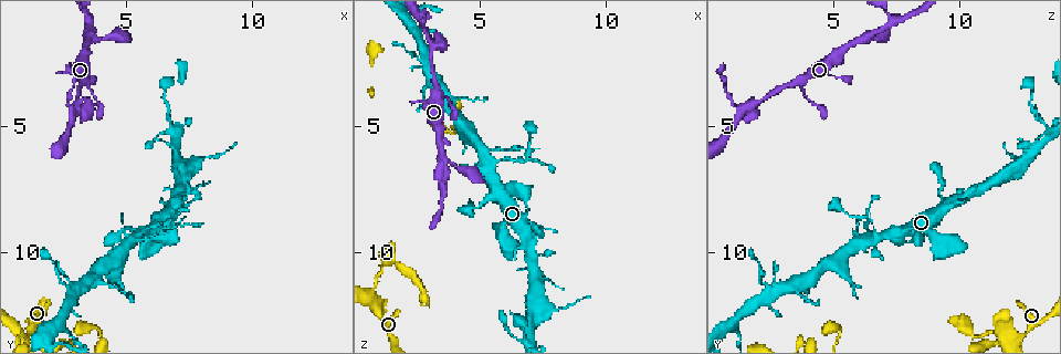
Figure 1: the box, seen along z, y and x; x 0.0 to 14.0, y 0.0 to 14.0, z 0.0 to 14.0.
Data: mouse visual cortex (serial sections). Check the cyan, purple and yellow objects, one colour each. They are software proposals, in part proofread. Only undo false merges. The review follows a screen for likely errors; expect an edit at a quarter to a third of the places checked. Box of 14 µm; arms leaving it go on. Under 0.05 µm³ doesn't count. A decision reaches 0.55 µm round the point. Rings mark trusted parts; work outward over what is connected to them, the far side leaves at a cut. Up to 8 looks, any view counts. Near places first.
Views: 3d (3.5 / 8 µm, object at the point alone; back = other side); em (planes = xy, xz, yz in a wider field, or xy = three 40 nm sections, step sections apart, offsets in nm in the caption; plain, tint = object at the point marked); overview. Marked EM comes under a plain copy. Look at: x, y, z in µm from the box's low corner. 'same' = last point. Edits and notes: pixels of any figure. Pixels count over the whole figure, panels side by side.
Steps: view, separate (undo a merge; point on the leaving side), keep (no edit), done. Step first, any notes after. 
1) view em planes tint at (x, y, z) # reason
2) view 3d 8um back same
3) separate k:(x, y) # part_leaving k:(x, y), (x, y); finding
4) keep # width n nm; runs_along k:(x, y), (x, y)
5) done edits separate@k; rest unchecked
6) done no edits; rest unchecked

view 3d 3.5um at (5.3, 9.5, 6.6) # three arms meet

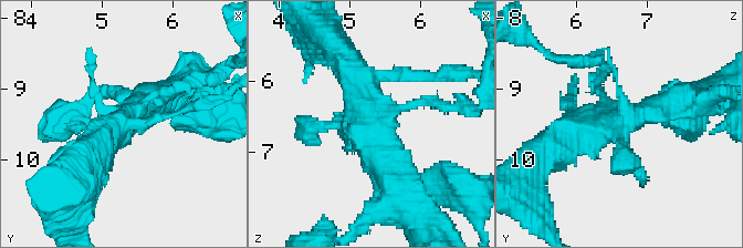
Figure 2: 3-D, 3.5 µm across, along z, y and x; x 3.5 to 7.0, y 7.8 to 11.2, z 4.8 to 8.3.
view em planes tint at (5.30, 9.40, 6.65) # shape alone is not enough

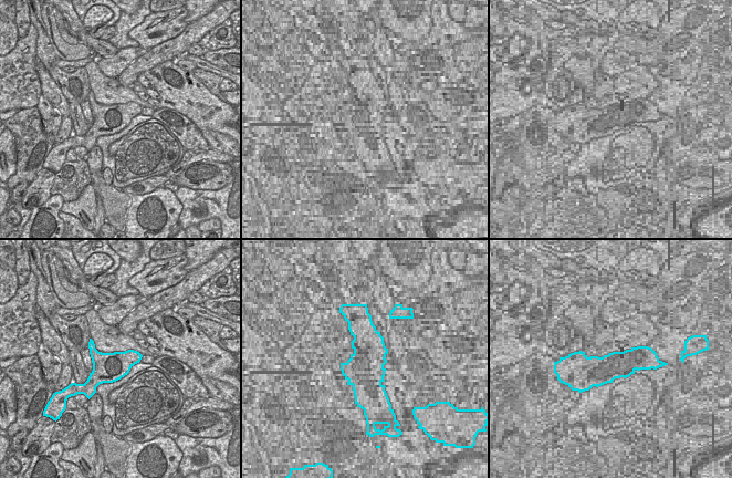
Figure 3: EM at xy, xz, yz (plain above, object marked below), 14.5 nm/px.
separate 2:(535, 43) # part_leaving 2:(603, 95), (603, 64), (589, 61); two cells meet here

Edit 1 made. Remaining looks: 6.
view 3d 3.5um at (3.2, 4.3, 1.8) # a fork

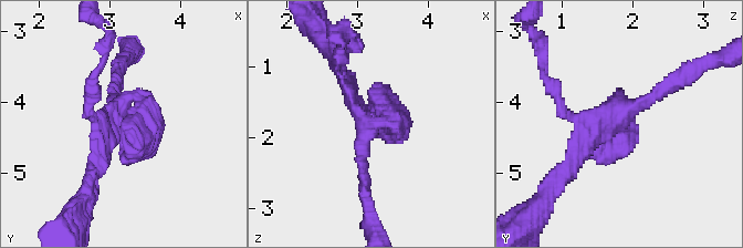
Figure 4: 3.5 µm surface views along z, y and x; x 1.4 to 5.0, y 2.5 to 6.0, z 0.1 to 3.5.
view em xy step 5 tint at (3.20, 4.35, 1.80) # need the tissue

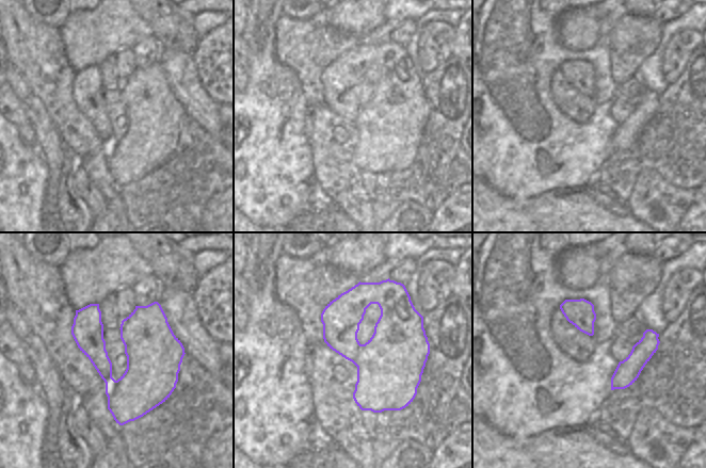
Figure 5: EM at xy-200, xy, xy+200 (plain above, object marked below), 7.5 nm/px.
keep # runs_along 4:(666, 85), (615, 141), (581, 147); all the same cell

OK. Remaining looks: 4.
view 3d 3.5um at (2.3, 12.8, 1.1) # three-way junction

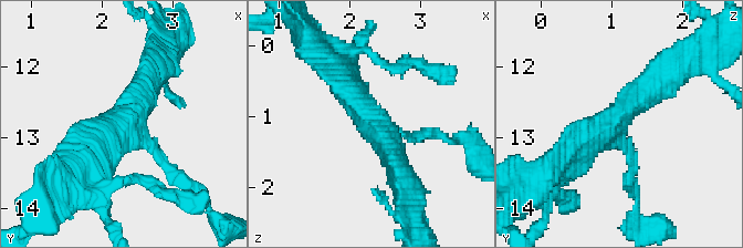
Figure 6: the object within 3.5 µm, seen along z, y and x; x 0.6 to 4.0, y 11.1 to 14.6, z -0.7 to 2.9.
view em xy step 1 tint at (2.30, 12.70, 1.05) # arms 3; arm_widths 100, 350, 350 nm; now the EM

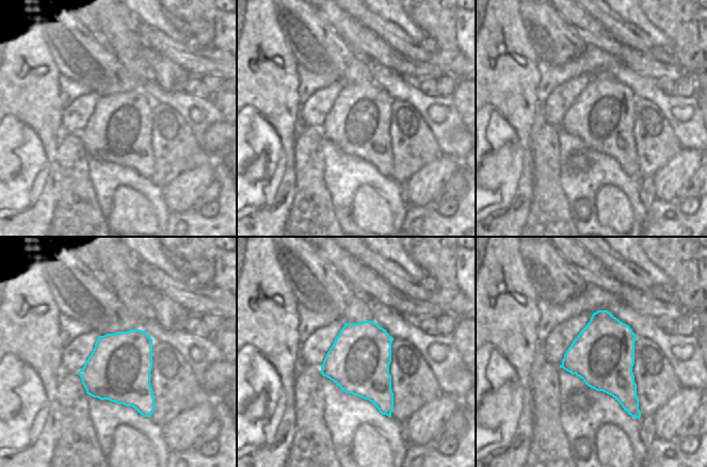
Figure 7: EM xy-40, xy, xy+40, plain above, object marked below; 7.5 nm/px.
keep # runs_along 6:(667, 75), (627, 103), (567, 164); one cell here

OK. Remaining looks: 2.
done edits separate@2; rest unchecked

